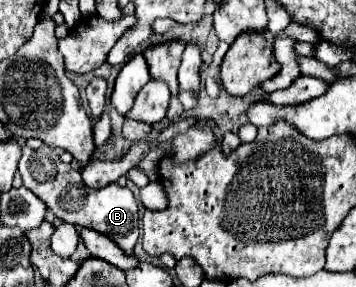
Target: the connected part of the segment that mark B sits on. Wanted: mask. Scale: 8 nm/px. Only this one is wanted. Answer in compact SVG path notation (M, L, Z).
M22 145L22 159L18 165L18 171L24 179L24 187L30 189L38 199L46 203L46 207L62 221L68 221L72 225L90 227L94 231L104 233L110 237L124 253L132 253L136 241L138 241L138 205L128 187L120 187L116 183L110 183L102 189L86 189L80 183L80 171L74 165L66 165L58 159L58 151L42 145L38 151Z

